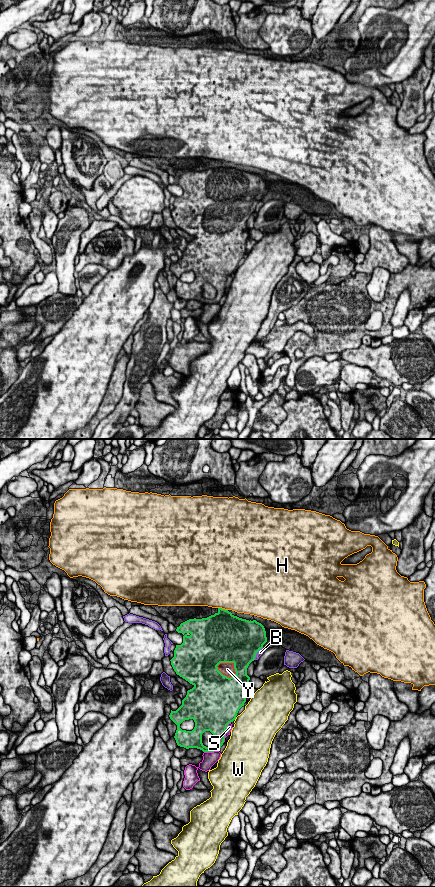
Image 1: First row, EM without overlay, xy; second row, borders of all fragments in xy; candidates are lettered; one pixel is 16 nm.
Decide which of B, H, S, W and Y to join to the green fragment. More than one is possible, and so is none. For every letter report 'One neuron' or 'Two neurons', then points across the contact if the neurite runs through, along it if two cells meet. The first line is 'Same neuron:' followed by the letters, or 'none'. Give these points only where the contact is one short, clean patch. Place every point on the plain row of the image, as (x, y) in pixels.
Same neuron: Y
B: Two neurons
H: Two neurons
S: Two neurons
W: Two neurons
Y: One neuron

